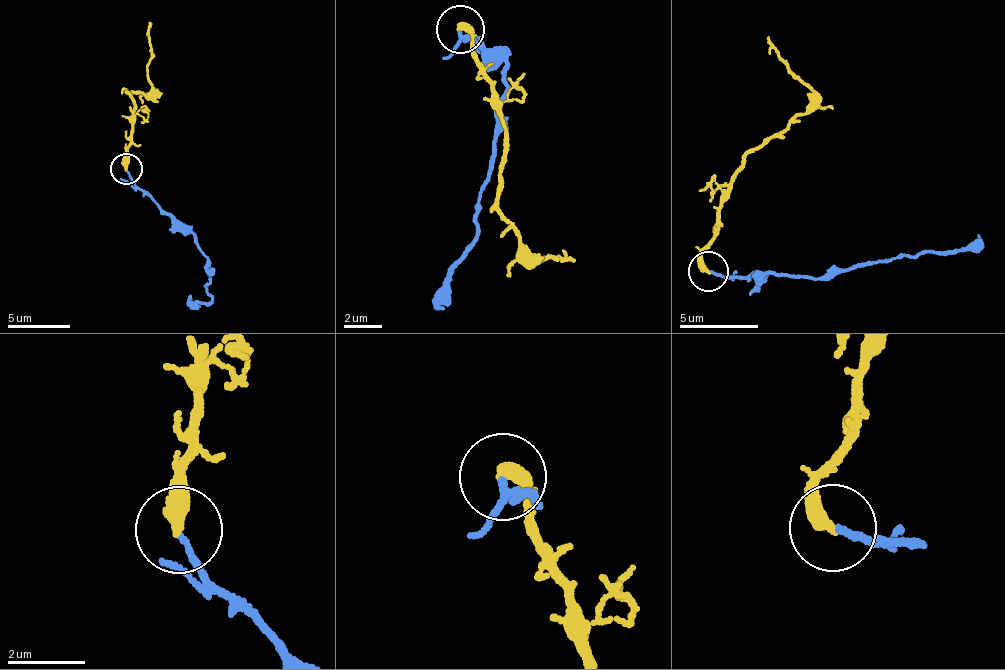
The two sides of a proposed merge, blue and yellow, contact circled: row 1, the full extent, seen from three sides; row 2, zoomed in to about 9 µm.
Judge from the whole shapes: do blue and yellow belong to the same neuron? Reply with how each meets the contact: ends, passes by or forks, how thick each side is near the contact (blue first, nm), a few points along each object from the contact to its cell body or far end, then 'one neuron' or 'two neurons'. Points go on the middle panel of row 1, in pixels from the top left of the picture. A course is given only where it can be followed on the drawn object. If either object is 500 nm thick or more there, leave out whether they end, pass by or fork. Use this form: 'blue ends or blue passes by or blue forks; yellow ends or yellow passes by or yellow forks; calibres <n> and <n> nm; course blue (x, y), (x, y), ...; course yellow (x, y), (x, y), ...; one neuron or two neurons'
blue ends; yellow ends; calibres 150 and 400 nm; course blue (461, 30), (458, 37), (476, 40), (479, 53), (504, 60), (509, 95), (491, 174), (468, 243), (438, 308); course yellow (461, 30), (472, 40), (498, 94), (506, 156), (498, 198), (531, 263), (553, 258), (573, 258); two neurons

